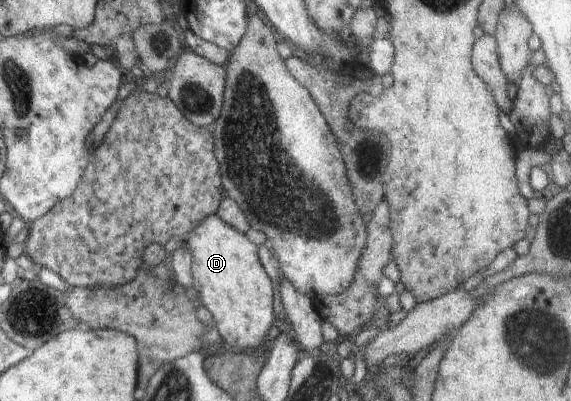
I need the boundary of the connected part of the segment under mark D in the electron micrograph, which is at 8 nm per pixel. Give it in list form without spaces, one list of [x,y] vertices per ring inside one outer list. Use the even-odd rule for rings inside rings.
[[[216,213],[203,218],[189,238],[192,263],[193,287],[197,290],[201,304],[215,318],[225,350],[242,347],[243,351],[265,352],[264,342],[273,326],[273,284],[261,261],[258,246],[243,232],[229,226]],[[253,347],[260,347],[256,351]]]

